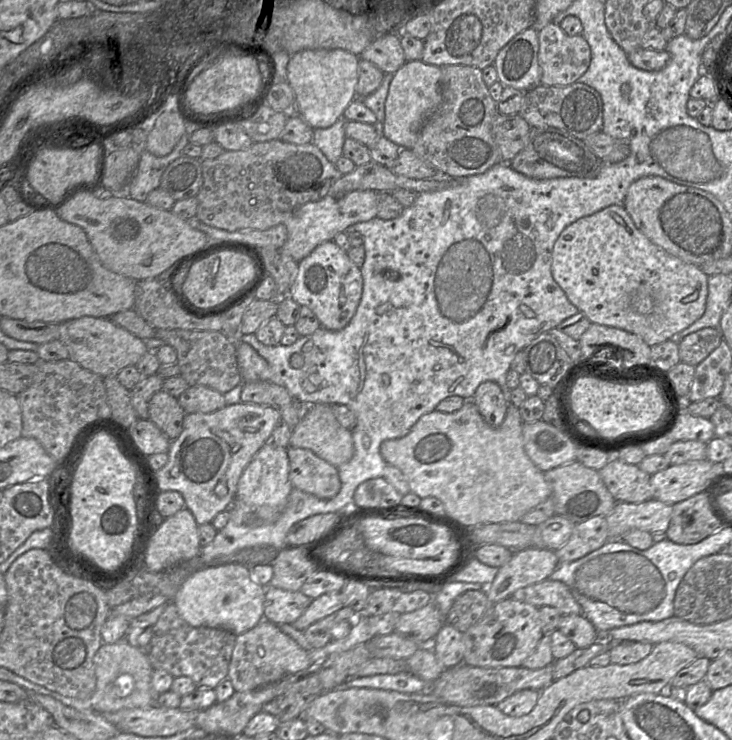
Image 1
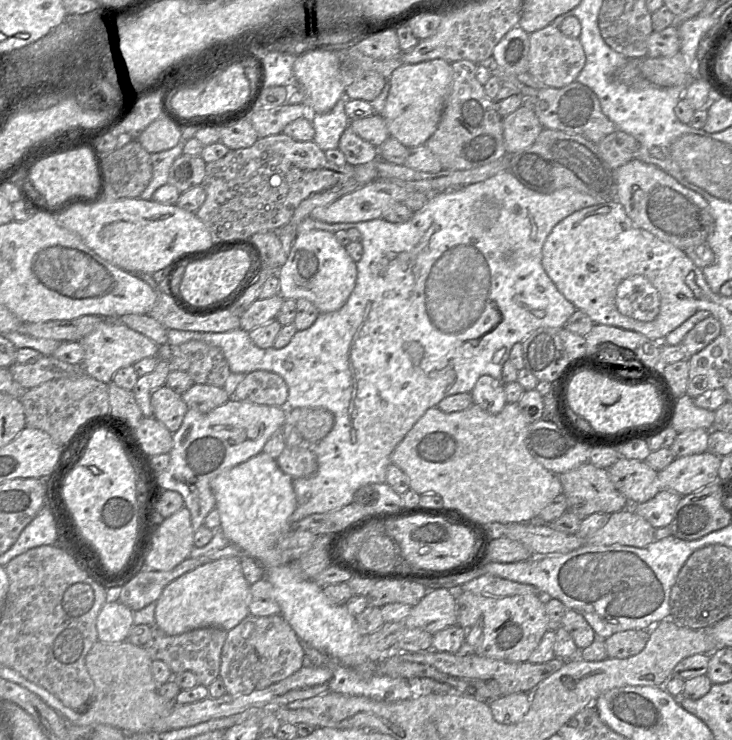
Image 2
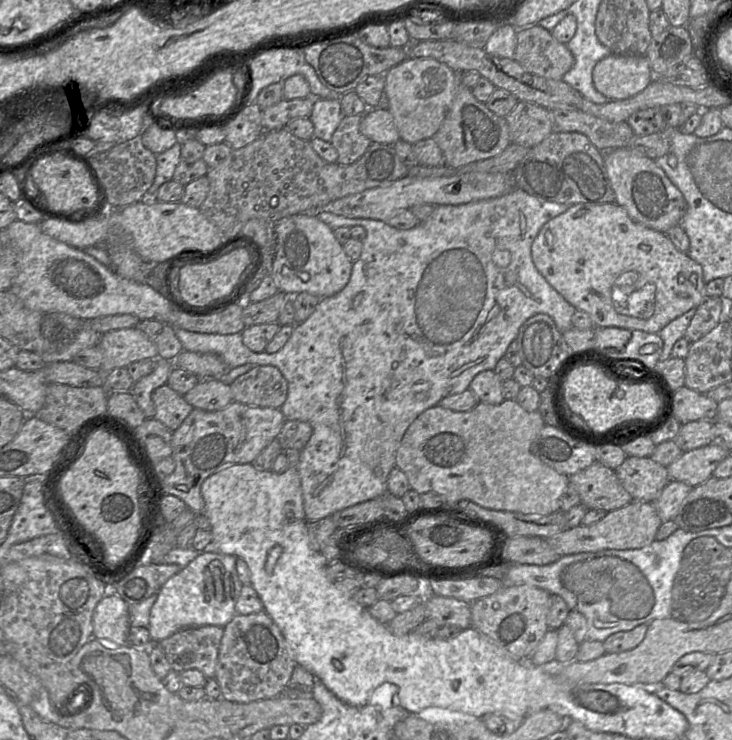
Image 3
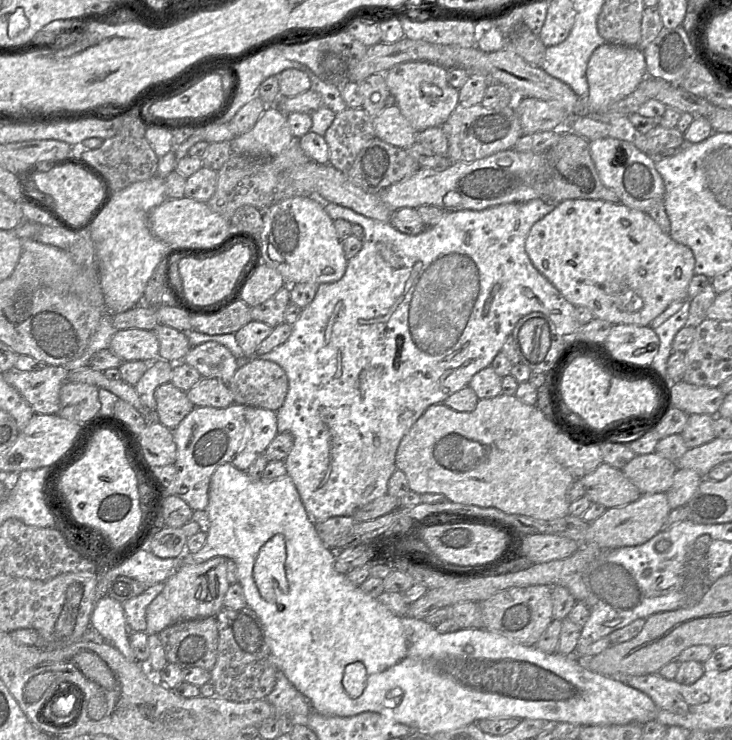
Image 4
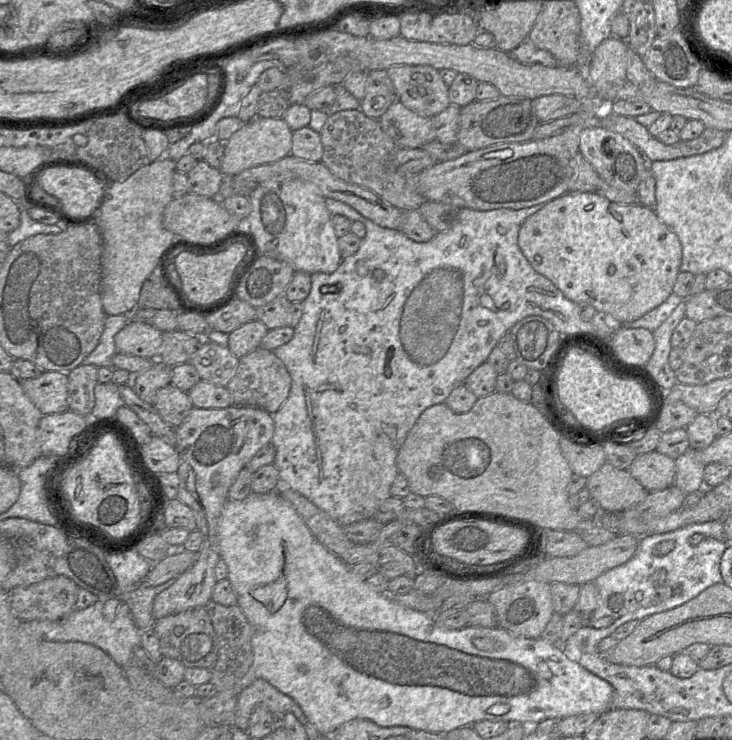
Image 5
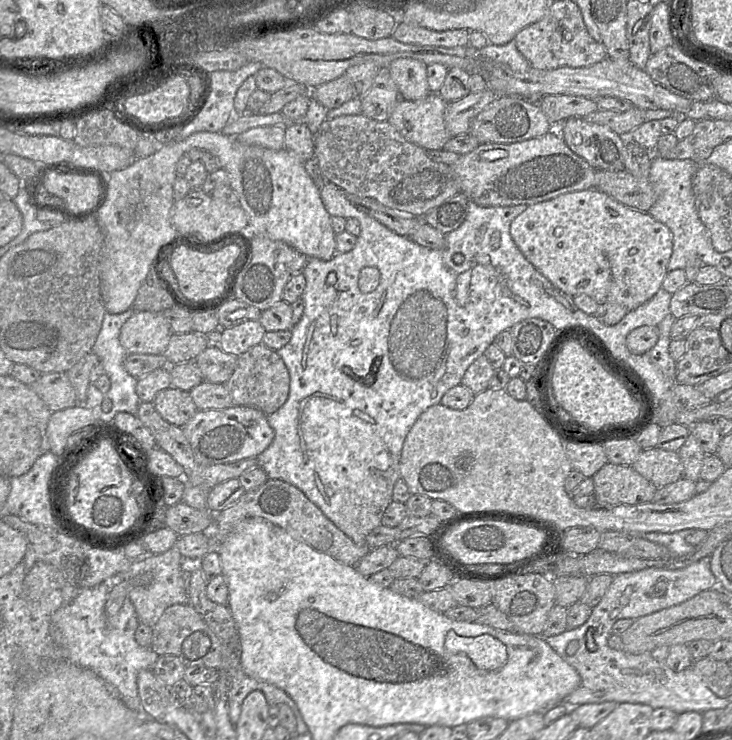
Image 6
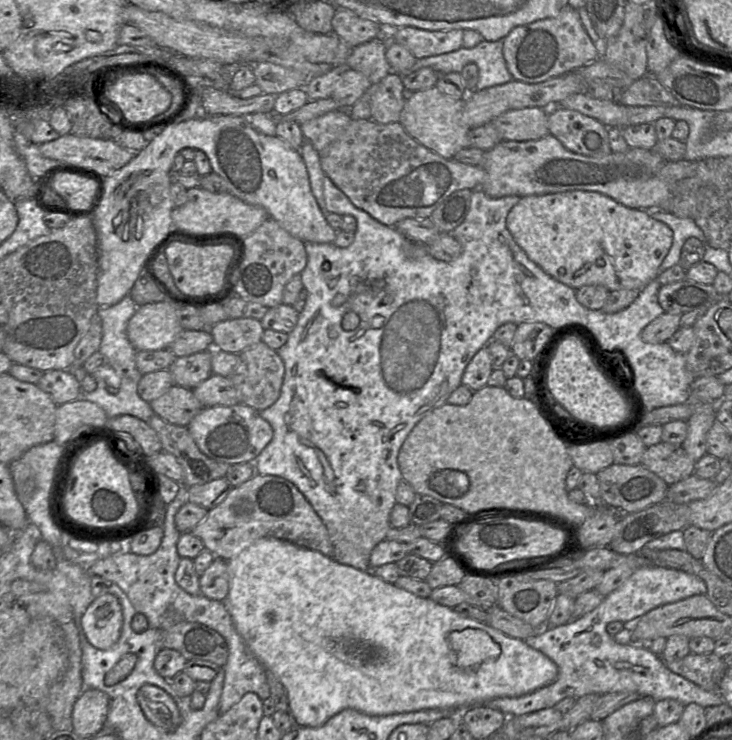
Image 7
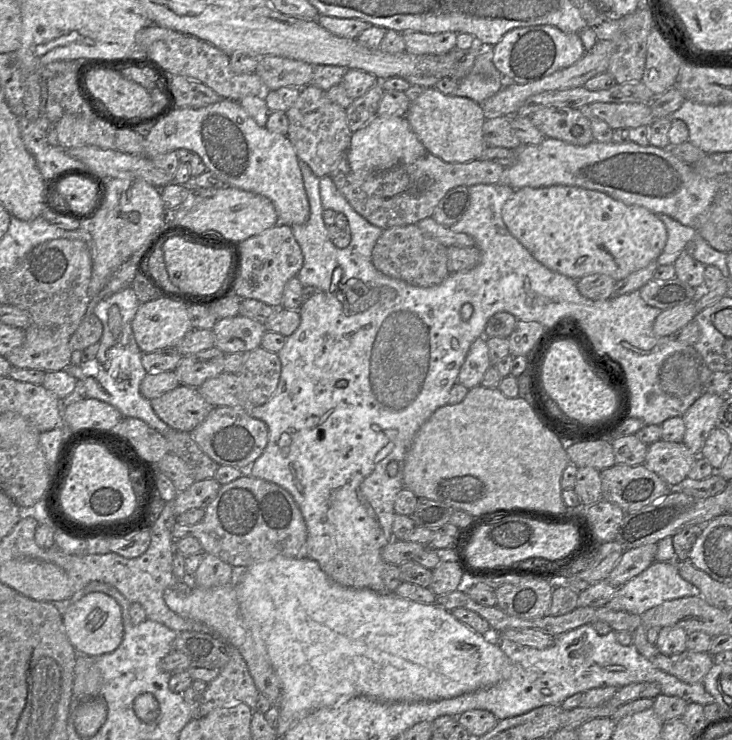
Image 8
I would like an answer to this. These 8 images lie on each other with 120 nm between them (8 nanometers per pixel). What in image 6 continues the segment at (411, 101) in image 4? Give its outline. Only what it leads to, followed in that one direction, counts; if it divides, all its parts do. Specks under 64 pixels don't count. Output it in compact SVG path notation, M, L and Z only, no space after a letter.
M399 58L388 66L398 91L405 100L414 101L431 94L427 82L427 65L412 58Z

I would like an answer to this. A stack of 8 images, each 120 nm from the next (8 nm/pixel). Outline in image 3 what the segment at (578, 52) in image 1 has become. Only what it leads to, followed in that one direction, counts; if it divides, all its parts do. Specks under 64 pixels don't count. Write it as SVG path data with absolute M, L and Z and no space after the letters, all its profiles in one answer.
M538 24L517 30L514 59L526 71L553 80L561 80L574 64L574 57L566 44L557 41L549 30Z

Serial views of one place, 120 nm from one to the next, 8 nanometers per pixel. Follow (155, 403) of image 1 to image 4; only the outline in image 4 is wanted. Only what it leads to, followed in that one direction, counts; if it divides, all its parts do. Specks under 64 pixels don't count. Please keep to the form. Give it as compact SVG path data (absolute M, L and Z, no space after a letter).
M171 382L160 385L154 393L156 400L155 419L165 427L174 430L194 409L187 392Z

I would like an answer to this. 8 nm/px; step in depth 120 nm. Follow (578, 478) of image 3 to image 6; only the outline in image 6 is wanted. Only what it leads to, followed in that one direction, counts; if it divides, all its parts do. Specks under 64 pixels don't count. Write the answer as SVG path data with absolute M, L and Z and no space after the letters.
M606 463L594 476L598 504L636 505L653 501L657 487L633 467Z

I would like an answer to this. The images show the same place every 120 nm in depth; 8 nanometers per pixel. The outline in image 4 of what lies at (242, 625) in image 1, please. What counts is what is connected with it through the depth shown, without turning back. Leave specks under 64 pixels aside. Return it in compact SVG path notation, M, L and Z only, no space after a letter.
M217 556L199 564L180 565L164 582L164 589L147 608L147 635L158 635L165 628L180 621L216 617L224 607L224 596L230 587L226 560Z

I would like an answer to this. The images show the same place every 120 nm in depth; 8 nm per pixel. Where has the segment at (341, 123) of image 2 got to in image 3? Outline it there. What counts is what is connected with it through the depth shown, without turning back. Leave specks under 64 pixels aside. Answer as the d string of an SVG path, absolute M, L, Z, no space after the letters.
M339 97L315 99L310 116L314 137L330 142L344 116Z

